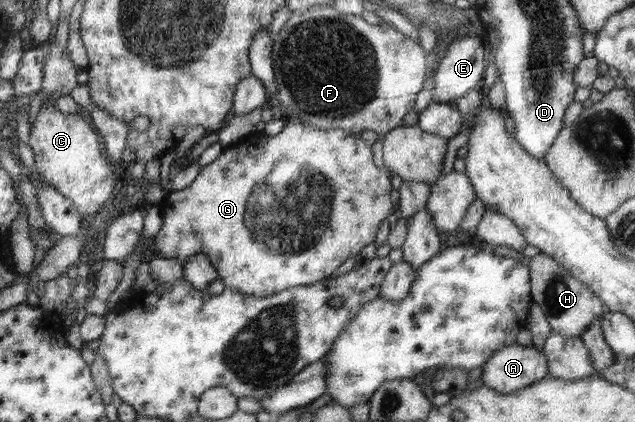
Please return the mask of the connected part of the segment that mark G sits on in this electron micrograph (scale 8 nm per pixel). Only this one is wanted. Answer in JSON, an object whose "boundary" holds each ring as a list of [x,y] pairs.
{"boundary":[[[286,119],[284,129],[277,135],[267,136],[261,131],[251,133],[243,141],[224,149],[215,161],[200,168],[200,172],[189,187],[181,191],[169,191],[160,204],[163,214],[162,227],[159,233],[155,235],[155,247],[159,257],[175,259],[182,264],[195,255],[203,254],[209,257],[211,264],[215,266],[215,271],[218,273],[218,277],[222,279],[225,287],[233,288],[245,295],[269,297],[289,290],[291,287],[313,285],[317,281],[322,282],[345,259],[356,257],[365,245],[369,245],[375,239],[381,221],[389,215],[389,211],[391,211],[389,193],[391,193],[391,179],[387,177],[385,171],[381,171],[373,163],[371,145],[367,145],[360,135],[352,134],[340,128],[319,130],[307,123],[295,123],[294,119],[293,121]]]}

